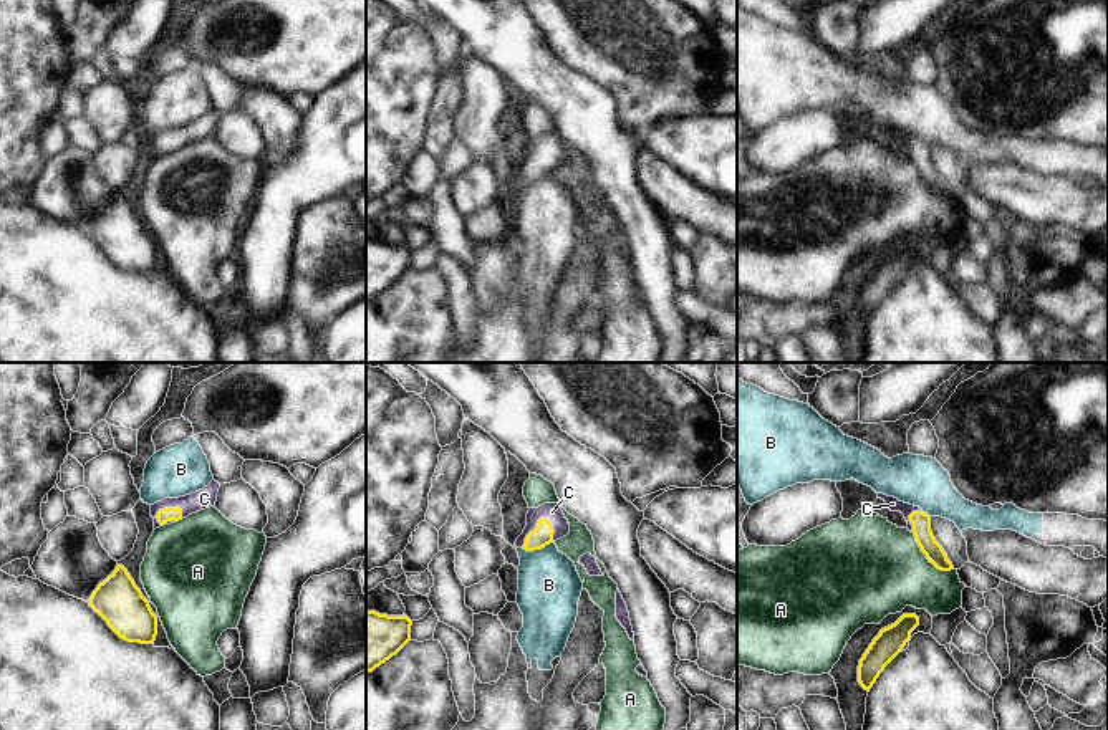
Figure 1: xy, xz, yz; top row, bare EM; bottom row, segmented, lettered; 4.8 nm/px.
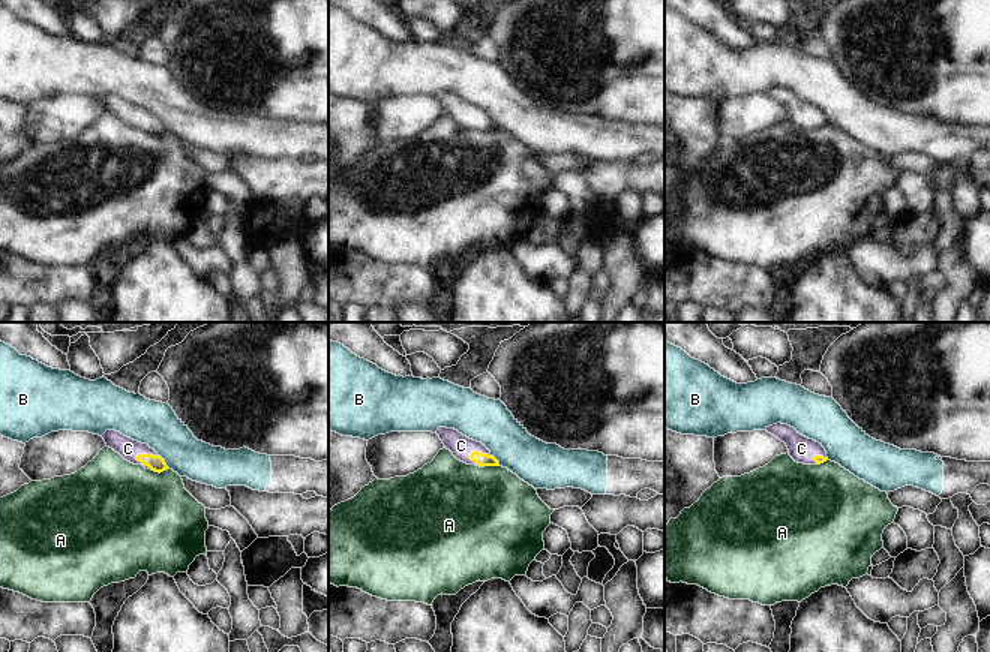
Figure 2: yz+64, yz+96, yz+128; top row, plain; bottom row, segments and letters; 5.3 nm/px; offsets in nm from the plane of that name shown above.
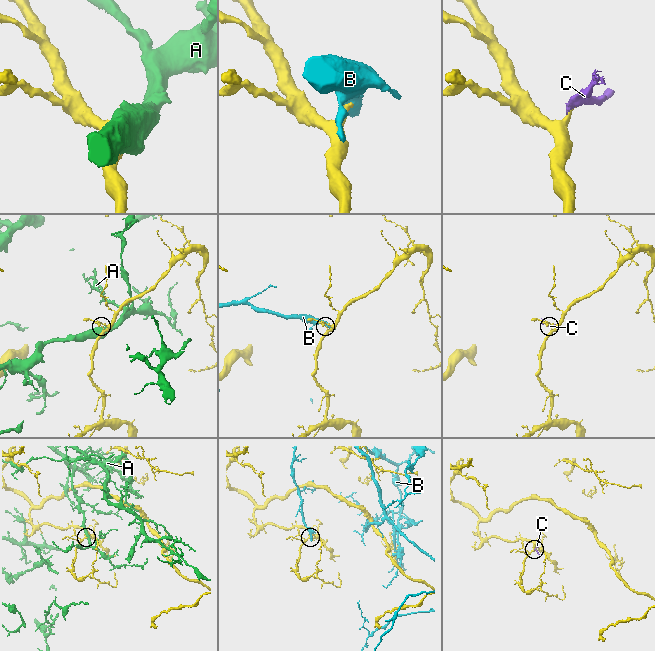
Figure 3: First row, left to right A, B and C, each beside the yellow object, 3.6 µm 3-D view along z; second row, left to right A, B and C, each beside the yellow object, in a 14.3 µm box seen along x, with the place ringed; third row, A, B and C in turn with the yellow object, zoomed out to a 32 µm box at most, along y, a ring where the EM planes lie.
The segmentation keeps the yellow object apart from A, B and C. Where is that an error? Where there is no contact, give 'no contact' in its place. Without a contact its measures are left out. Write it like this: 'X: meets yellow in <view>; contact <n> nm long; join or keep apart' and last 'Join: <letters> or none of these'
A: meets yellow in yz; contact 280 nm long; keep apart
B: meets yellow in xz; contact 160 nm long; keep apart
C: meets yellow in xz; contact 190 nm long; join
Join: C

